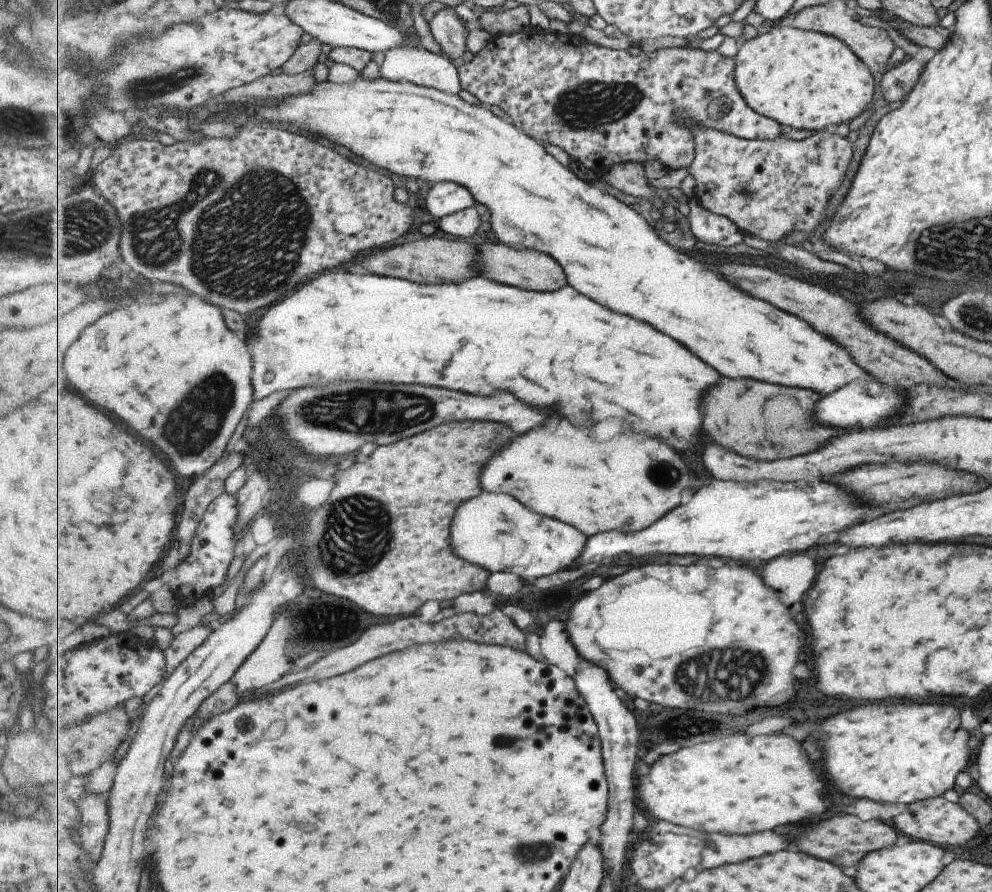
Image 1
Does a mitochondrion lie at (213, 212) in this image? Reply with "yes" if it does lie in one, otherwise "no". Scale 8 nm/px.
yes

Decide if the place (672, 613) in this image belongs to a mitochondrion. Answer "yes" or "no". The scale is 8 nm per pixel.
no

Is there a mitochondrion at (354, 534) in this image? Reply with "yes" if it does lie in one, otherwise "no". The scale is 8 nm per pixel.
yes

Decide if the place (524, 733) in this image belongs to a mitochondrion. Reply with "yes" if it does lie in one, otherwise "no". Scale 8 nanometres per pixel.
yes

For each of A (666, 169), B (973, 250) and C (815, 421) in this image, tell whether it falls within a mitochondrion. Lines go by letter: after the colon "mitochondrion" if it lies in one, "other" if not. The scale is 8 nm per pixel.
A: other
B: mitochondrion
C: other

